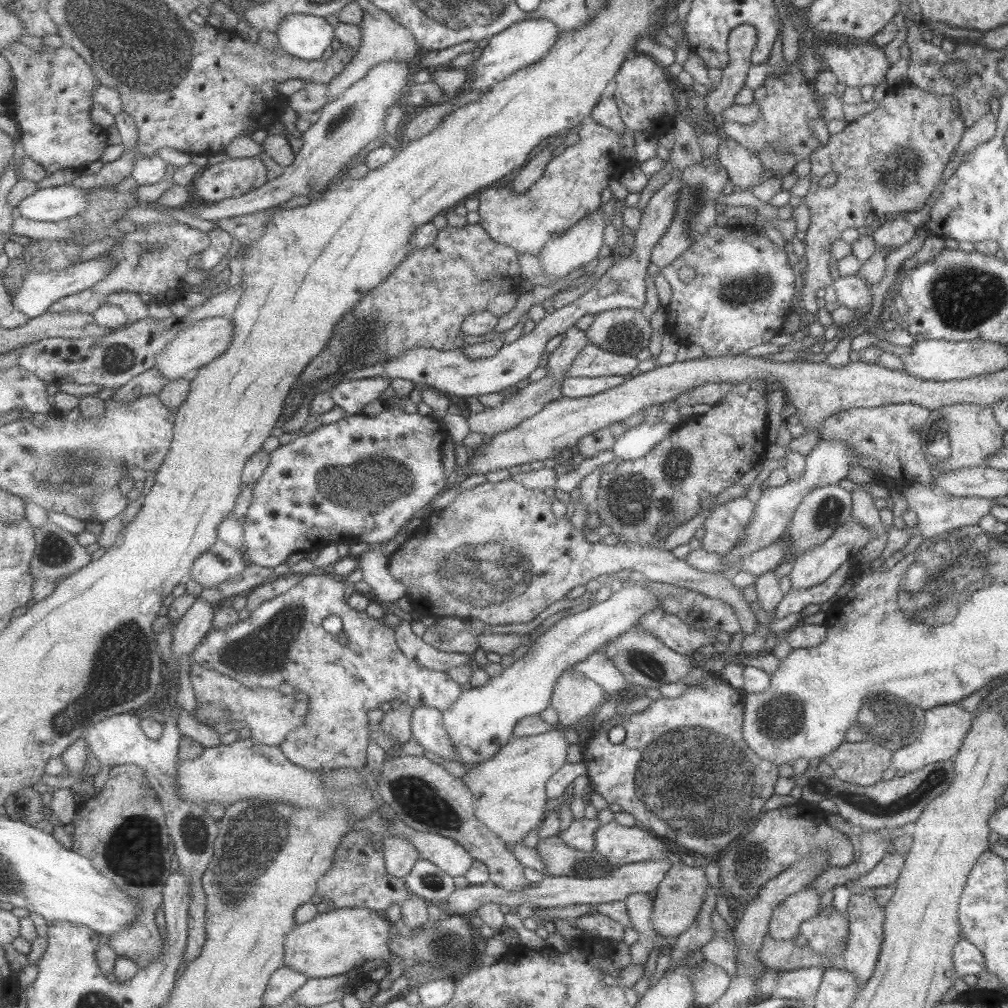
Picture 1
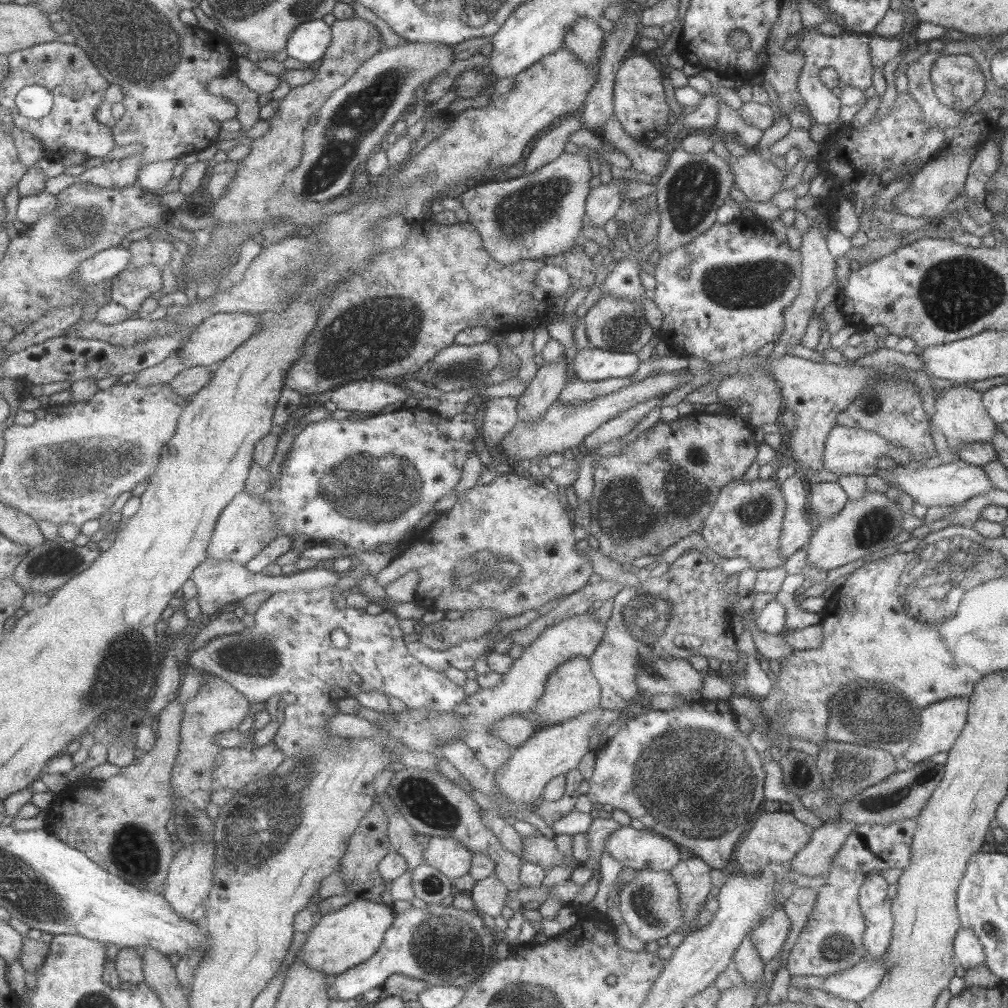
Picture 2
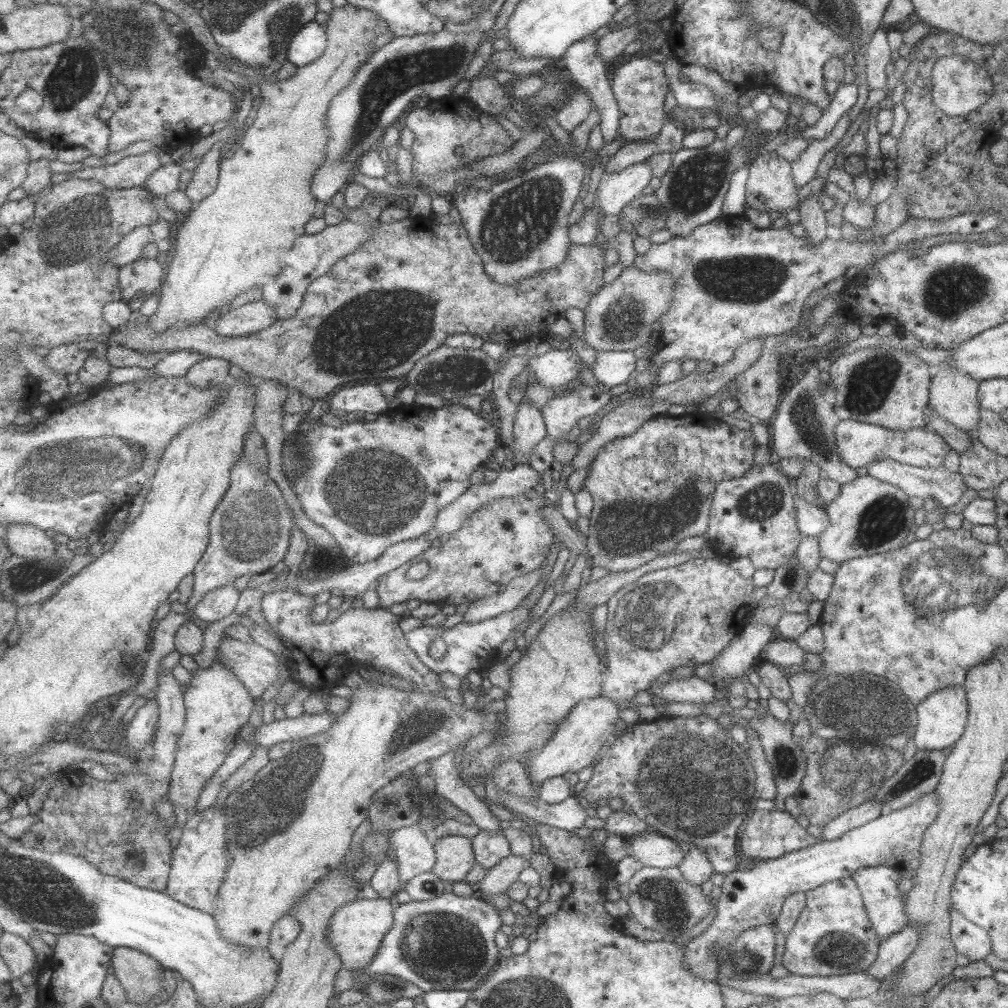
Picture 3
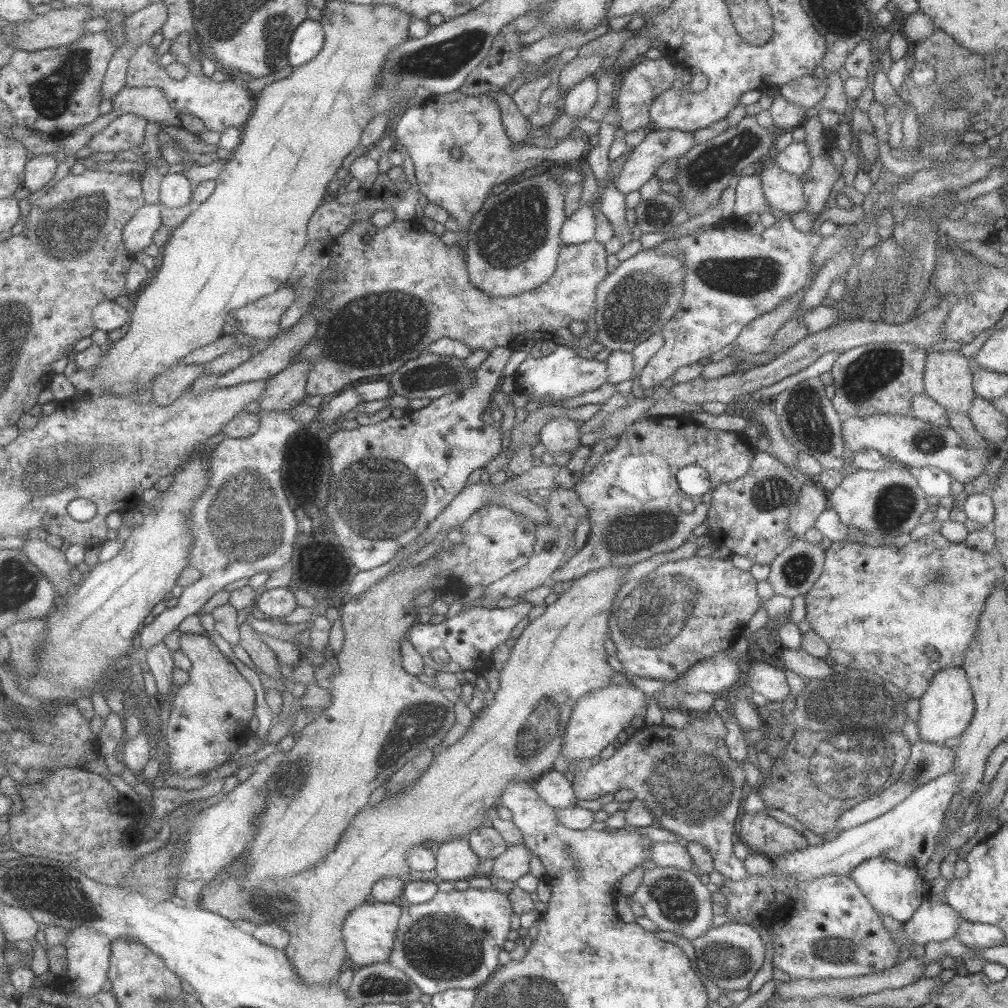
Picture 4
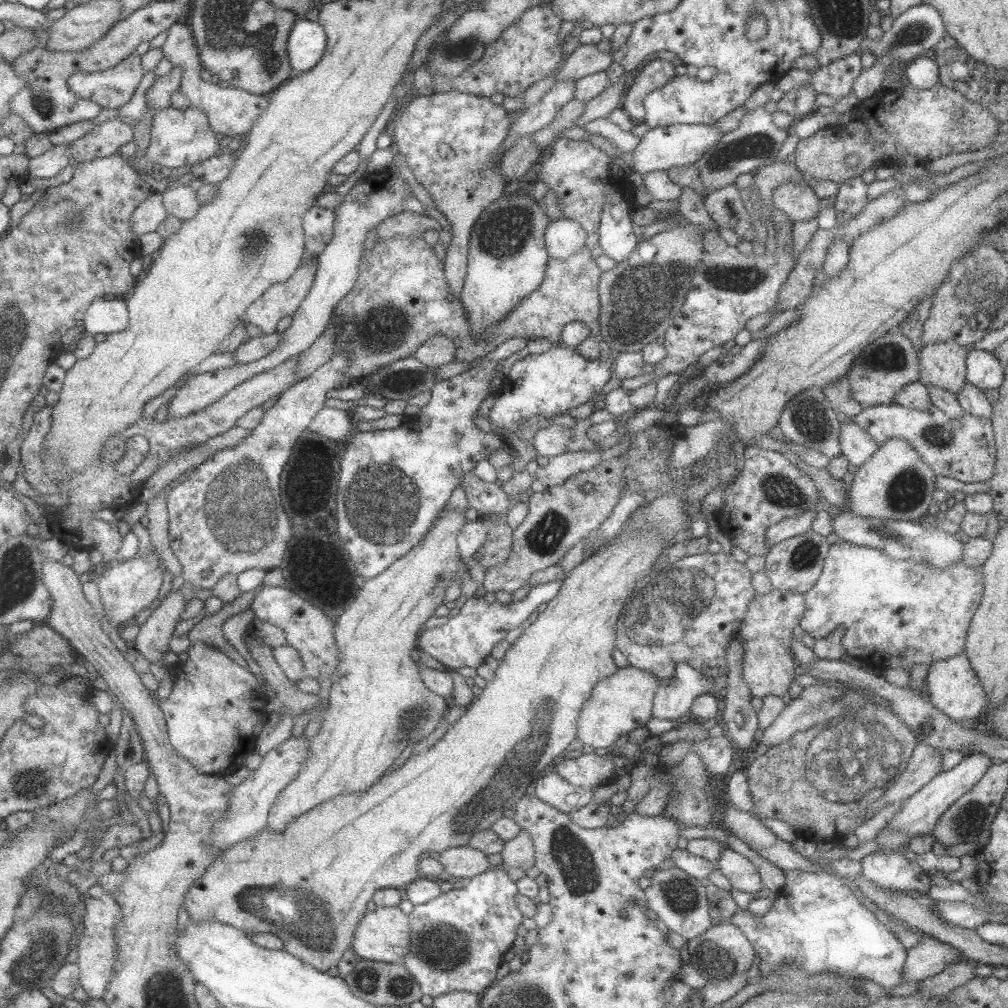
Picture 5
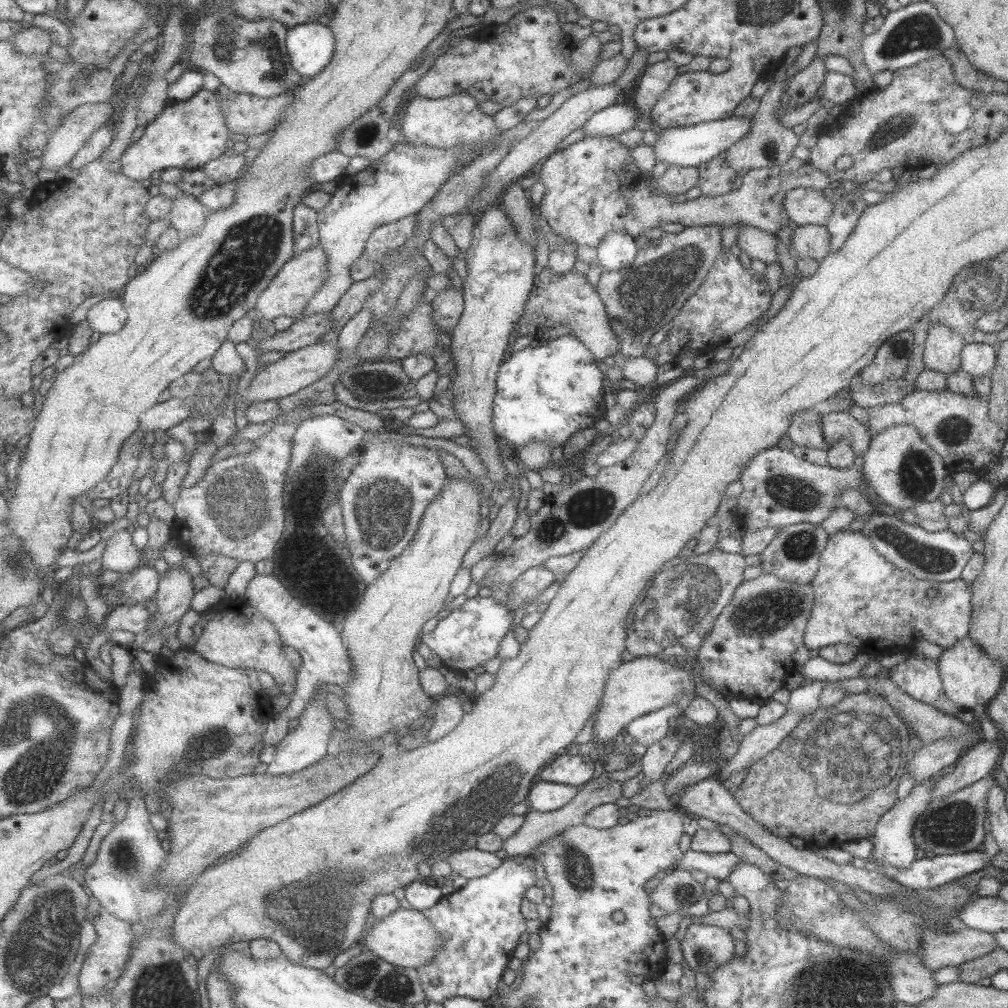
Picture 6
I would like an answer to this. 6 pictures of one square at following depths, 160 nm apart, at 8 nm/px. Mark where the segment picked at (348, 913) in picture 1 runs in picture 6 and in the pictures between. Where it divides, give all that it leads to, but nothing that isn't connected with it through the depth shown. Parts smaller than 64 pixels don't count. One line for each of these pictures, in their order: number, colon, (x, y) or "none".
2: (340, 940)
3: (356, 931)
4: (369, 931)
5: (383, 935)
6: (405, 938)

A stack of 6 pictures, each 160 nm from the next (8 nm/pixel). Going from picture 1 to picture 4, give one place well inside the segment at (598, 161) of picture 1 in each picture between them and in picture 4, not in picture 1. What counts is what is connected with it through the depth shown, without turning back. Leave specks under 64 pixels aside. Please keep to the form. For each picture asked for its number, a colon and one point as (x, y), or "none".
2: (538, 215)
3: (519, 227)
4: (513, 242)

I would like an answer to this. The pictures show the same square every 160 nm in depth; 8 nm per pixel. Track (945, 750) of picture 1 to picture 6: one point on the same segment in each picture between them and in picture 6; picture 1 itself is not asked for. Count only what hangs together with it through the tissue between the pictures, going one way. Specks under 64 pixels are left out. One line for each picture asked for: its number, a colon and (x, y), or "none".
2: (941, 722)
3: (941, 716)
4: (946, 707)
5: (953, 689)
6: (968, 677)

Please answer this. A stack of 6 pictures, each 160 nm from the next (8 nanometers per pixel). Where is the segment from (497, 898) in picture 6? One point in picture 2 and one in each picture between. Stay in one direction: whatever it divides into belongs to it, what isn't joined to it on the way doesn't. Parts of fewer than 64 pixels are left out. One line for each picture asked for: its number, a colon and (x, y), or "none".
2: (442, 945)
3: (444, 943)
4: (452, 941)
5: (457, 940)

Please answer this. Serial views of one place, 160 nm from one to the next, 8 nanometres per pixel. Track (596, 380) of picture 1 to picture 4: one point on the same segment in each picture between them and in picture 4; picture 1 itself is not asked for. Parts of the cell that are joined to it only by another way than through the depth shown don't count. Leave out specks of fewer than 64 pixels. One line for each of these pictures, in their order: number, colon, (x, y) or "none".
2: (577, 391)
3: (560, 413)
4: (559, 434)

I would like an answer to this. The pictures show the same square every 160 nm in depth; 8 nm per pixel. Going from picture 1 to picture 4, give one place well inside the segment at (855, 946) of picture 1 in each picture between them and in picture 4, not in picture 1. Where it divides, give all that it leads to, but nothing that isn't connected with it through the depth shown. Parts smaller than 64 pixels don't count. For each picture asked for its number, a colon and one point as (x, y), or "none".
2: (875, 904)
3: (884, 904)
4: (891, 889)

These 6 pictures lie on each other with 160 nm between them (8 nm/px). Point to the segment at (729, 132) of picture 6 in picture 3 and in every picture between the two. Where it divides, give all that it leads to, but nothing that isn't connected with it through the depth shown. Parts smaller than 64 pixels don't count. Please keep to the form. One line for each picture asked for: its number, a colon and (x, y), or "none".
3: (615, 190)
4: (658, 145)
5: (677, 145)

